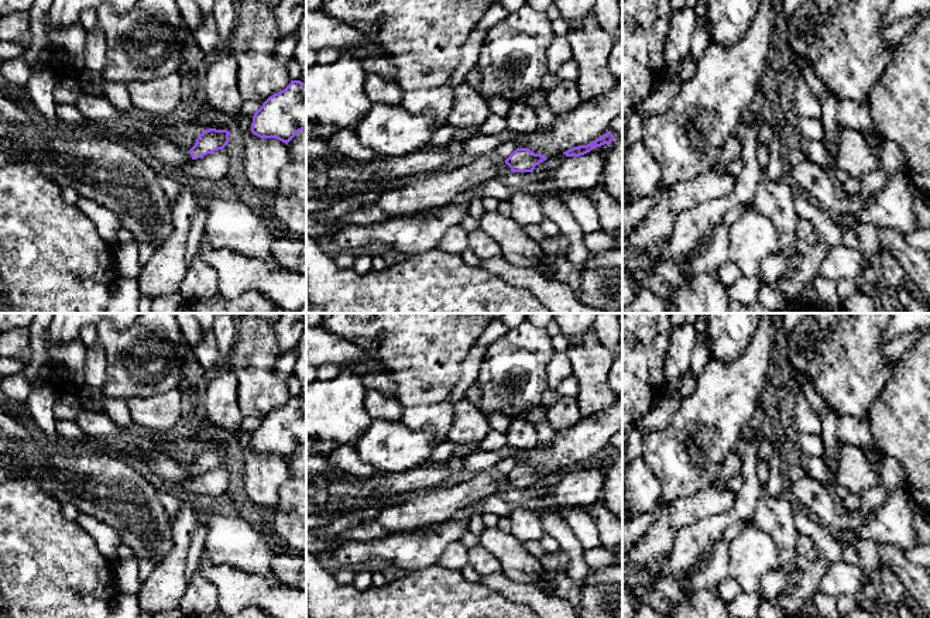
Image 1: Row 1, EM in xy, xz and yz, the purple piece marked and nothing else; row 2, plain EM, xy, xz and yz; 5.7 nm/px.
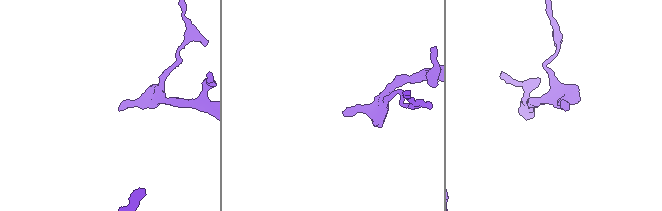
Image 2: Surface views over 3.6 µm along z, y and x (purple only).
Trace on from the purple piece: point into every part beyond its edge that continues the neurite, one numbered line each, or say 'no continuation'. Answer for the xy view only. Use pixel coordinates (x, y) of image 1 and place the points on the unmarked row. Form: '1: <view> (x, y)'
1: xy (164, 466)

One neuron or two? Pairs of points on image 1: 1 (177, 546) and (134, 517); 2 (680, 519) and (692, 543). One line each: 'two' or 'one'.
1: two
2: two

